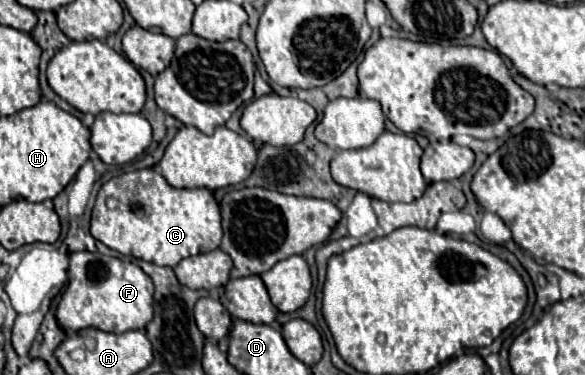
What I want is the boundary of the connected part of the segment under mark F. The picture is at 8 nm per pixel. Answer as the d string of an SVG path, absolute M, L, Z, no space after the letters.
M71 252L67 274L69 284L57 306L57 322L63 328L77 332L95 326L105 332L121 334L127 330L143 330L153 320L153 282L137 264L113 256L103 256L99 252Z

